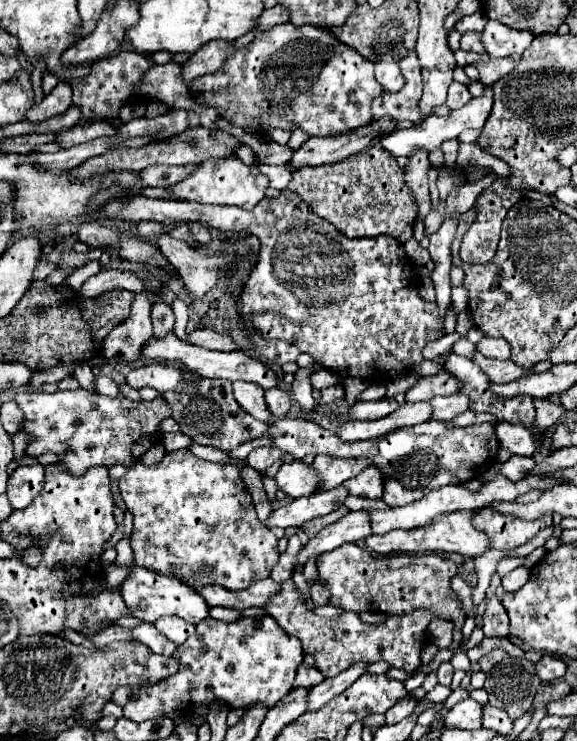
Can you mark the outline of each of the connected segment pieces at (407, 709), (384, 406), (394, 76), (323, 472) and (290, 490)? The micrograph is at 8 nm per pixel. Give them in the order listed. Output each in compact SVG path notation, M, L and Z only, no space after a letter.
M405 695L403 699L399 699L399 701L385 713L387 725L395 725L395 723L403 721L403 719L415 709L417 703L419 703L419 699L415 699L413 695Z
M379 399L379 401L369 401L369 403L355 403L347 417L349 419L383 419L389 413L393 413L397 409L397 401L393 399Z
M377 63L375 65L375 77L383 85L383 89L389 93L399 91L405 85L405 79L403 79L397 63Z
M327 455L315 457L313 461L315 471L323 477L323 485L319 491L339 487L343 481L355 477L359 471L369 467L369 459L333 459Z
M303 461L283 463L275 481L277 487L291 497L303 497L317 491L317 475L313 475L313 467Z

